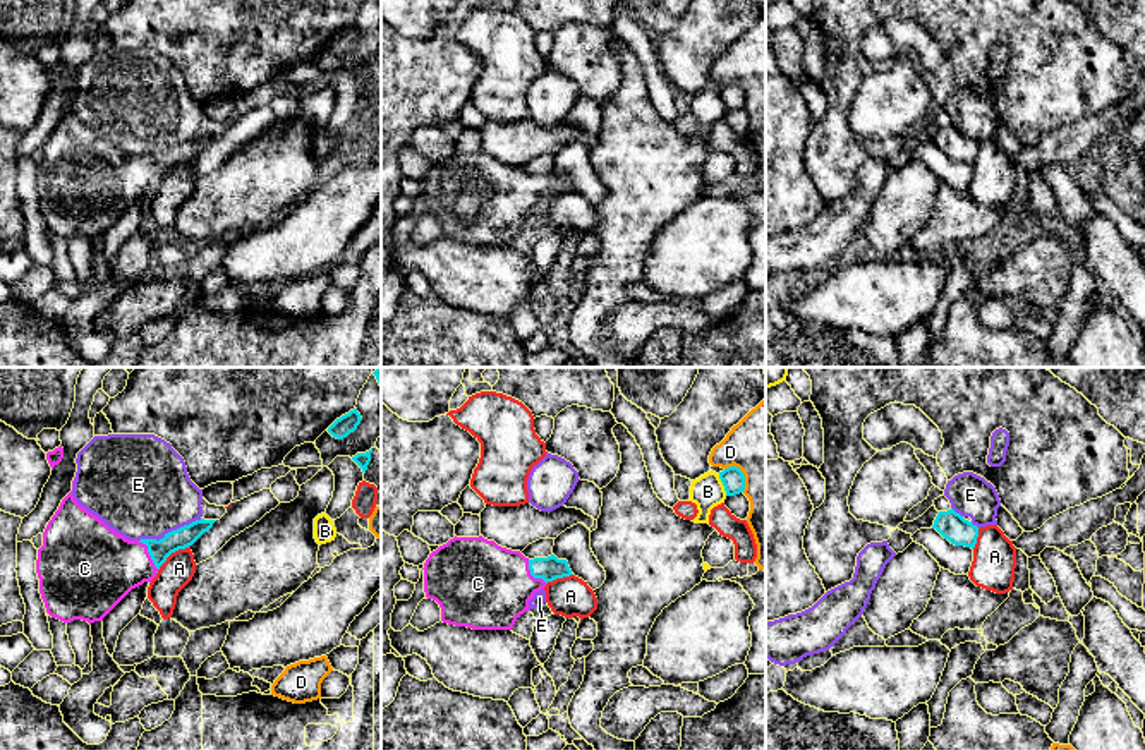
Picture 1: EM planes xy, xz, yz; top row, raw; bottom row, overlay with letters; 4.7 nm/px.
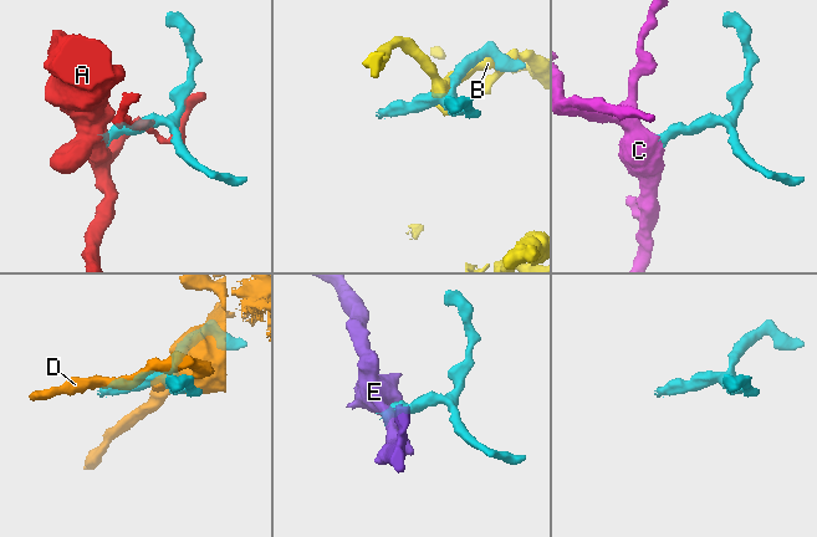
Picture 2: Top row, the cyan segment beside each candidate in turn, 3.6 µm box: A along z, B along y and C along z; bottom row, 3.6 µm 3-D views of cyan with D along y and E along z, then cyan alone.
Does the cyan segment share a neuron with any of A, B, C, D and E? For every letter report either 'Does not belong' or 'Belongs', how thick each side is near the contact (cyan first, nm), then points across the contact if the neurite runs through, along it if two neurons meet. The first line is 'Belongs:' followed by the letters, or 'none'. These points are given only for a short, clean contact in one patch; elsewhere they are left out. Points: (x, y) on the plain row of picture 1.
Belongs: C
A: Does not belong. Thickness 100 nm (cyan) against 150 nm
B: Does not belong. Thickness 110 nm (cyan) against 160 nm
C: Belongs. Thickness 100 nm (cyan) against 360 nm. Path across: xy (186, 151), (150, 170), (124, 181), (98, 182)
D: Does not belong. Thickness 110 nm (cyan) against 320 nm
E: Does not belong. Thickness 100 nm (cyan) against 460 nm. Boundary: xy (201, 134), (172, 145), (158, 155), (139, 157)

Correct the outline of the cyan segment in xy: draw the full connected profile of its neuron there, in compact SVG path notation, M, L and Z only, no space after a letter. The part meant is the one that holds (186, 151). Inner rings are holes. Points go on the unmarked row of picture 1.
M72 106L62 115L58 125L43 148L43 161L38 165L36 189L39 209L46 228L64 239L74 235L103 237L103 233L136 203L156 192L167 173L192 161L216 136L196 136L163 154L129 156L117 149L96 130L82 124Z

